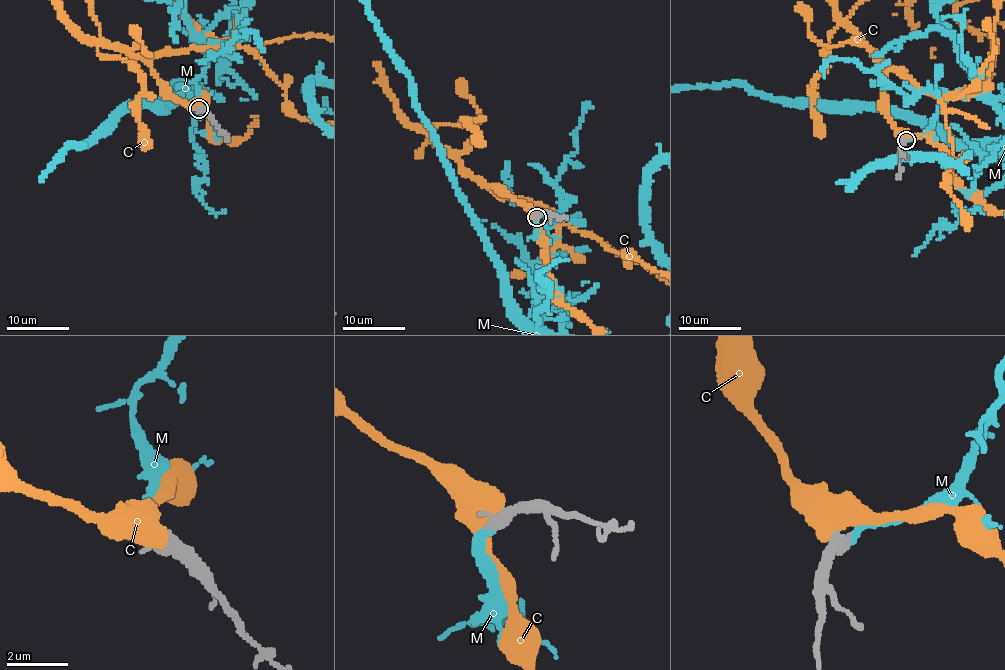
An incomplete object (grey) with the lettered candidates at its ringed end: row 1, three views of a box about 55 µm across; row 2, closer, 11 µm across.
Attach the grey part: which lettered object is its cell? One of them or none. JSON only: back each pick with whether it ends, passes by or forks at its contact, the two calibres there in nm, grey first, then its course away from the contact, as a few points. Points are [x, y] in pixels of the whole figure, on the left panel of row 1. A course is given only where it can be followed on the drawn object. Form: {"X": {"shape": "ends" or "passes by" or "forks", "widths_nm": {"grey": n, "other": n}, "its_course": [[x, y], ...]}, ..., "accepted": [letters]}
{"M": {"shape": "ends", "widths_nm": {"grey": 480, "other": 280}}, "accepted": ["M"]}

